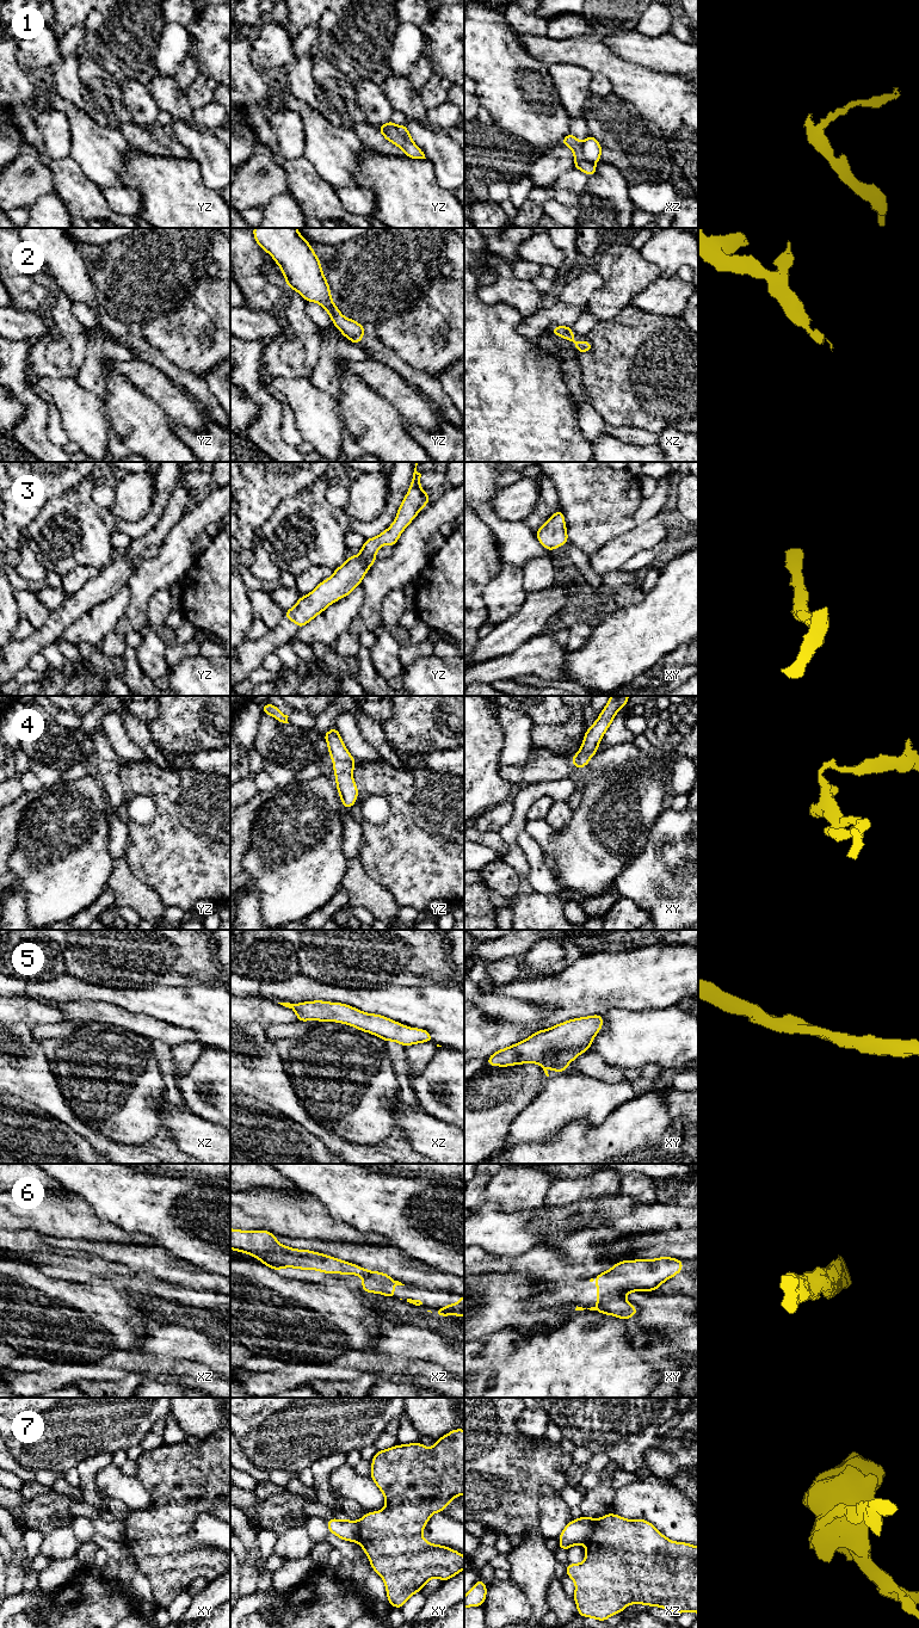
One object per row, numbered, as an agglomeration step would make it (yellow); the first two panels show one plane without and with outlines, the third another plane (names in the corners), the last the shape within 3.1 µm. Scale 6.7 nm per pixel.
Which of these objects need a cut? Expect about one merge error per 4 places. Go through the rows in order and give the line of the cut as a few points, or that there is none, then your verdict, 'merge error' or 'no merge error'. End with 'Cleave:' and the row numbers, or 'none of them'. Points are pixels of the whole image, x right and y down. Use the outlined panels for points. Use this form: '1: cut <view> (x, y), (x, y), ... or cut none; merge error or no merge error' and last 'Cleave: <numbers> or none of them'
1: cut xz (581, 143), (583, 155), (594, 162); merge error
2: cut none; no merge error
3: cut none; no merge error
4: cut none; no merge error
5: cut none; no merge error
6: cut none; no merge error
7: cut xz (596, 1519), (592, 1535), (584, 1543); merge error
Cleave: 1, 7

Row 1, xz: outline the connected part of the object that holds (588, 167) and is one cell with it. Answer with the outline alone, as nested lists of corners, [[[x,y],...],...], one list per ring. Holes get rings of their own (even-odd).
[[[572,132],[565,136],[561,143],[573,150],[574,168],[582,171],[587,175],[594,175],[597,173],[596,162],[585,159],[582,143]]]

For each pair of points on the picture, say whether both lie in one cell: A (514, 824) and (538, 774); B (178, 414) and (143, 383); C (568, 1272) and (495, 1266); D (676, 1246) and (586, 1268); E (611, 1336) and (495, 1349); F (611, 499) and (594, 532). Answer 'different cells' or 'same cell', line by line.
A: different cells
B: same cell
C: same cell
D: different cells
E: same cell
F: same cell

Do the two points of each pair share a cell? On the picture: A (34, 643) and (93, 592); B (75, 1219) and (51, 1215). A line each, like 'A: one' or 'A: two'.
A: one
B: one

